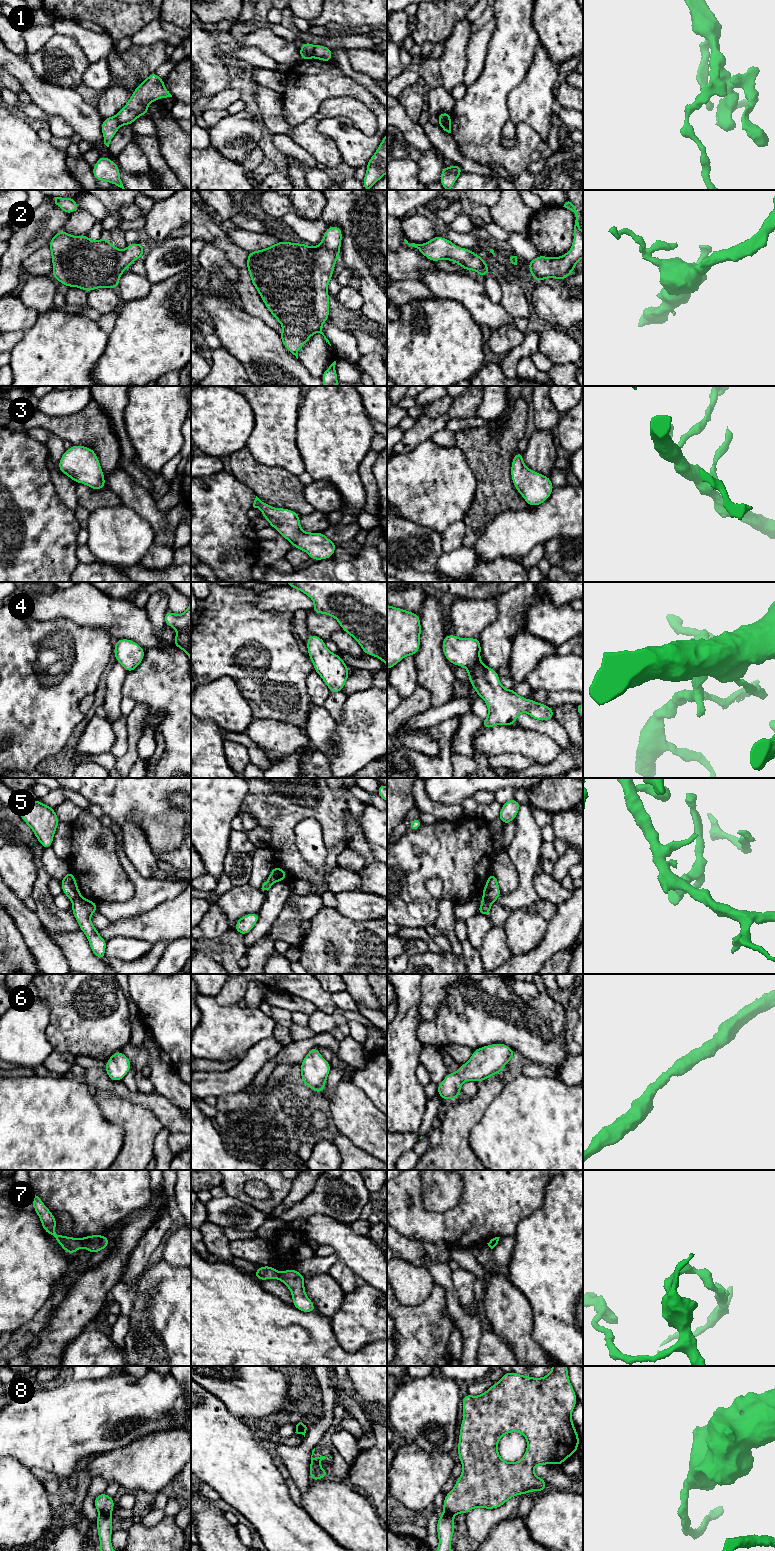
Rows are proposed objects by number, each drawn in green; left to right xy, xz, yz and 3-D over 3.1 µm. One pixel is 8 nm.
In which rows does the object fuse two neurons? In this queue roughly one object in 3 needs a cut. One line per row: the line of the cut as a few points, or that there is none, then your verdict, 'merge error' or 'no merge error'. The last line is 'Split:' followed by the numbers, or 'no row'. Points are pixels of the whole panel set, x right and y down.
1: cut xz (314, 46), (312, 56); merge error
2: cut none; no merge error
3: cut none; no merge error
4: cut none; no merge error
5: cut xy (80, 895), (72, 901); merge error
6: cut none; no merge error
7: cut xy (79, 1239), (83, 1246); merge error
8: cut xy (99, 1513), (110, 1514); merge error
Split: 1, 5, 7, 8

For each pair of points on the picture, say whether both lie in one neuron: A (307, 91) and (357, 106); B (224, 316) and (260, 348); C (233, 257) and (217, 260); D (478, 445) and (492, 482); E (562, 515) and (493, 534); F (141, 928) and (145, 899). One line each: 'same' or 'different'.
A: different
B: same
C: different
D: same
E: same
F: different

